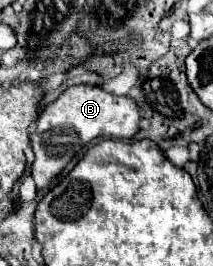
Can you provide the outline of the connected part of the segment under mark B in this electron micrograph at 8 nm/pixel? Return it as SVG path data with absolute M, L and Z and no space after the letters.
M77 84L77 86L69 86L55 102L47 104L43 108L43 112L39 114L37 120L37 130L31 134L31 144L33 144L33 152L35 152L35 162L31 168L31 176L35 180L37 190L47 188L51 184L53 178L57 178L61 174L61 170L95 138L133 138L139 132L139 108L137 104L129 98L129 96L115 96L111 92L105 92L99 86L93 84Z

